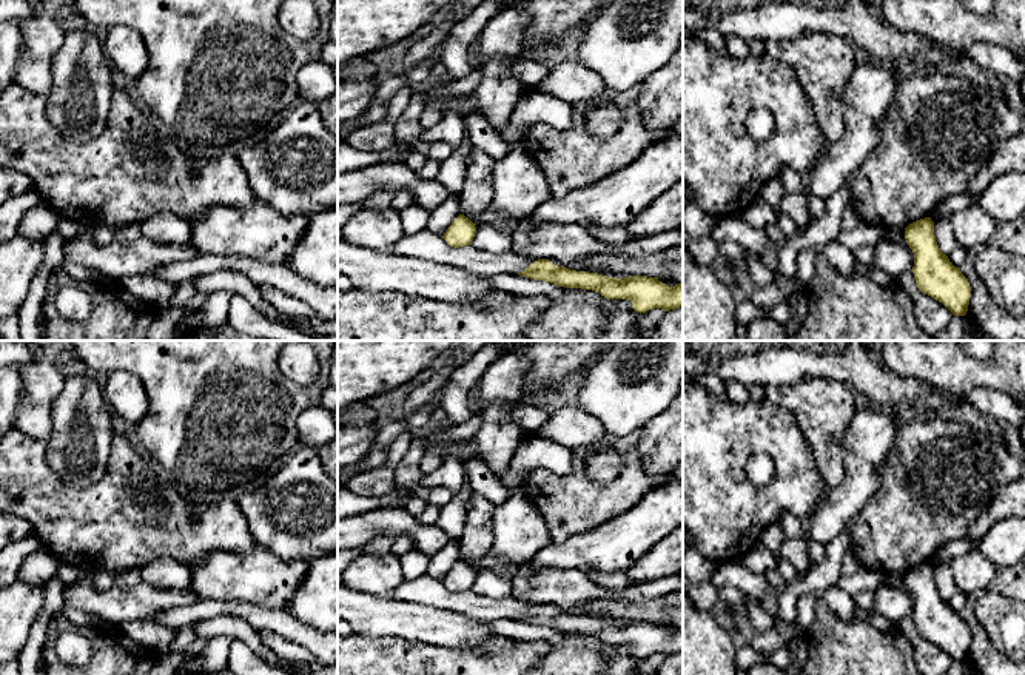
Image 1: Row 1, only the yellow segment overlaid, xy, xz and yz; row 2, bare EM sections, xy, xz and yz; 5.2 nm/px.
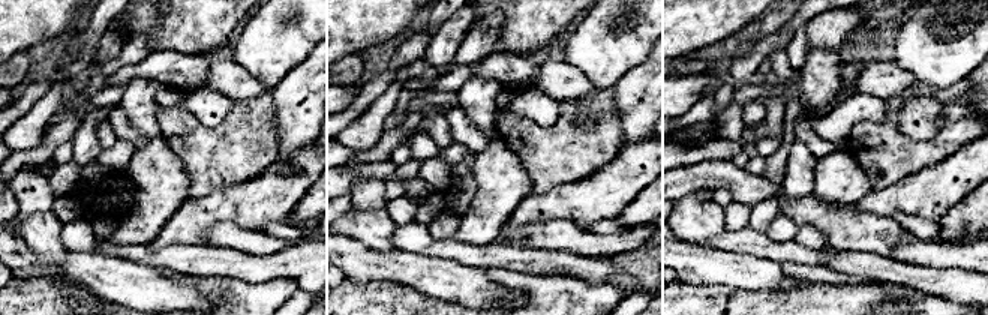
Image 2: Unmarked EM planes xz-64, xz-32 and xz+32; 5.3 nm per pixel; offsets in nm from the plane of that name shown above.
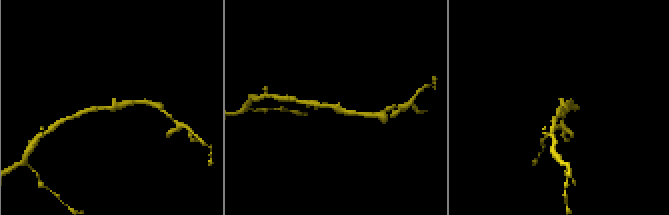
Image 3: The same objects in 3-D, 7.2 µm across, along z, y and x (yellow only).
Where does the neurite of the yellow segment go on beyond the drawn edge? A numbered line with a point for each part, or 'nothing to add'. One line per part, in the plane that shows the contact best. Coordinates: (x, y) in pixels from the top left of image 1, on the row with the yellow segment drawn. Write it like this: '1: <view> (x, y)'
nothing to add

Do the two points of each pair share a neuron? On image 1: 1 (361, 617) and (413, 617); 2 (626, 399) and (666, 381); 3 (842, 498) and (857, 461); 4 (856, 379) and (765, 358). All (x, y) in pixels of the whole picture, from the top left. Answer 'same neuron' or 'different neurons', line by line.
1: same neuron
2: same neuron
3: same neuron
4: same neuron

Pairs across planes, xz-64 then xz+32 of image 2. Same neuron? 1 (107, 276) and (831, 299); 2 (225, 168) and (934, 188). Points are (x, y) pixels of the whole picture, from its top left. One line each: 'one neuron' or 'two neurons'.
1: two neurons
2: two neurons

